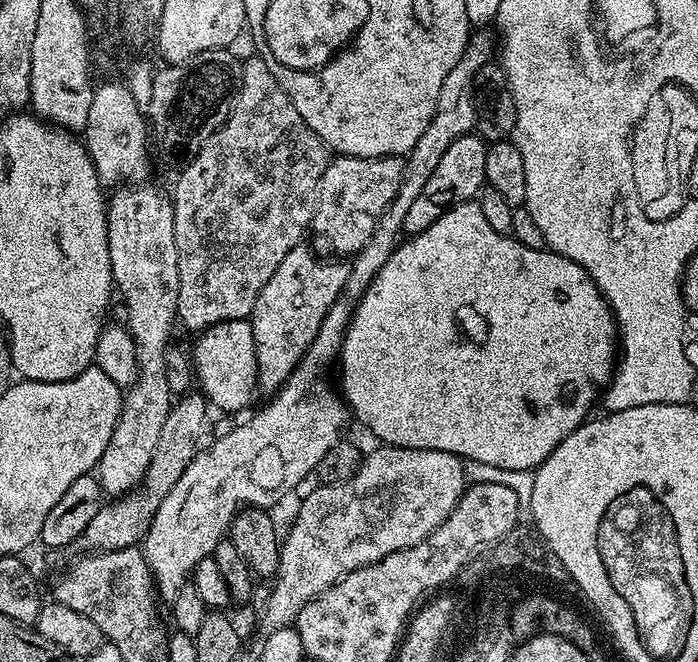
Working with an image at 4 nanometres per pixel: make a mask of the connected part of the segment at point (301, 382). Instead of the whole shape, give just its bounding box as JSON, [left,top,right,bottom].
[142,30,498,602]

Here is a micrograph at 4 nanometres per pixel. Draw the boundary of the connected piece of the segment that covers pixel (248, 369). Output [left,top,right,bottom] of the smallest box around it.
[190,320,258,412]

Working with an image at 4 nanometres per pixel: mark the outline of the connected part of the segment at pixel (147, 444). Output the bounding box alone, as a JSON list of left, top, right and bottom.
[98,182,180,498]

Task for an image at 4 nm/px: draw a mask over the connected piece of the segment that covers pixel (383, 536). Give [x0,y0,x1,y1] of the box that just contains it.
[258,447,466,633]

